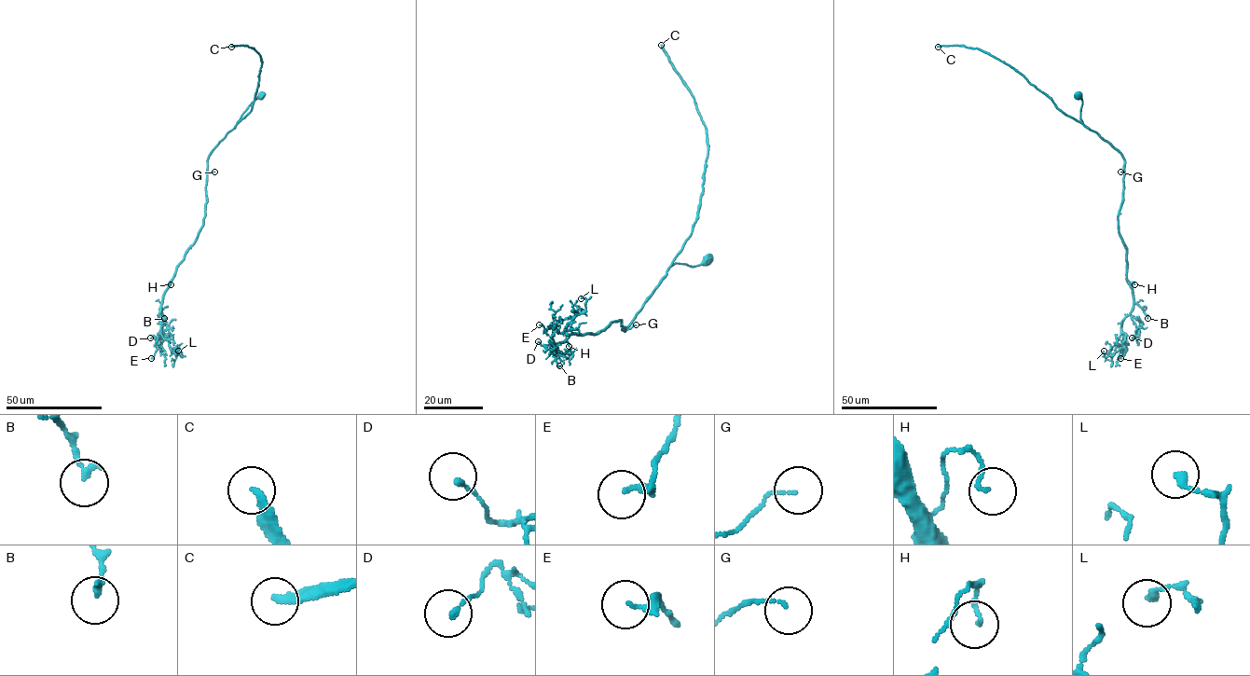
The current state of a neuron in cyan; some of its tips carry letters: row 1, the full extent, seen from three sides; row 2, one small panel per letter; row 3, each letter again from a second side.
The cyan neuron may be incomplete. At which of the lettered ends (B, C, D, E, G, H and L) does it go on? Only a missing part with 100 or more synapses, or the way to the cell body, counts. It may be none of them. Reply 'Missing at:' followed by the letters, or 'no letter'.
Missing at: C

